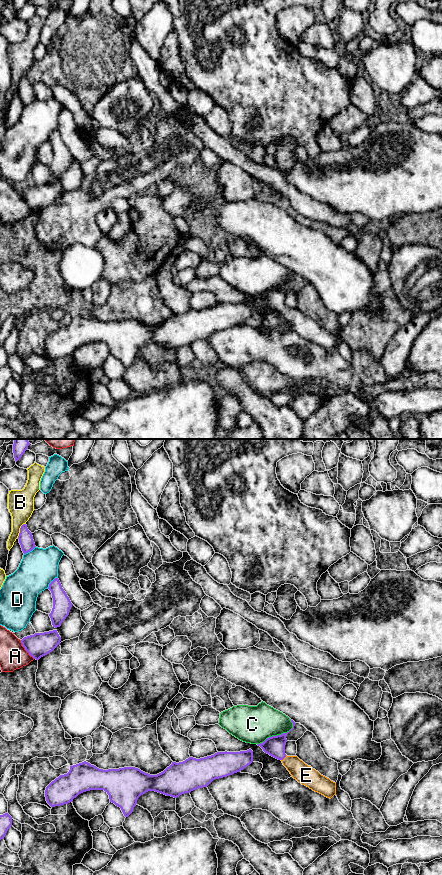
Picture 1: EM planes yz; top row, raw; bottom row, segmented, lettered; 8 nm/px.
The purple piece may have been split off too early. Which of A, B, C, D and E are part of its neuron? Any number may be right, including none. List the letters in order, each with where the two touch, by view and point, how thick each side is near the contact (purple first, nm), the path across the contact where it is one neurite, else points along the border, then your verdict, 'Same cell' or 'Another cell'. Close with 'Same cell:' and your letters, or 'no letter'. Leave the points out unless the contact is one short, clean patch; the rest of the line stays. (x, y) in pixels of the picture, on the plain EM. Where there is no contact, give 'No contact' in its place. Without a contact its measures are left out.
A: Touches purple at yz (25, 201). Thickness 190 nm (purple) against 220 nm. Boundary: yz (20, 192), (24, 201), (34, 210). Another cell
B: Touches purple at yz (20, 82). Thickness 120 nm (purple) against 200 nm. Another cell
C: Touches purple at yz (277, 287). Thickness 160 nm (purple) against 300 nm. Another cell
D: Touches purple at yz (51, 134). Thickness 140 nm (purple) against 300 nm. Another cell
E: Touches purple at yz (283, 310). Thickness 160 nm (purple) against 160 nm. Path across: yz (274, 298), (283, 310), (291, 314), (306, 327). Same cell
Same cell: E

